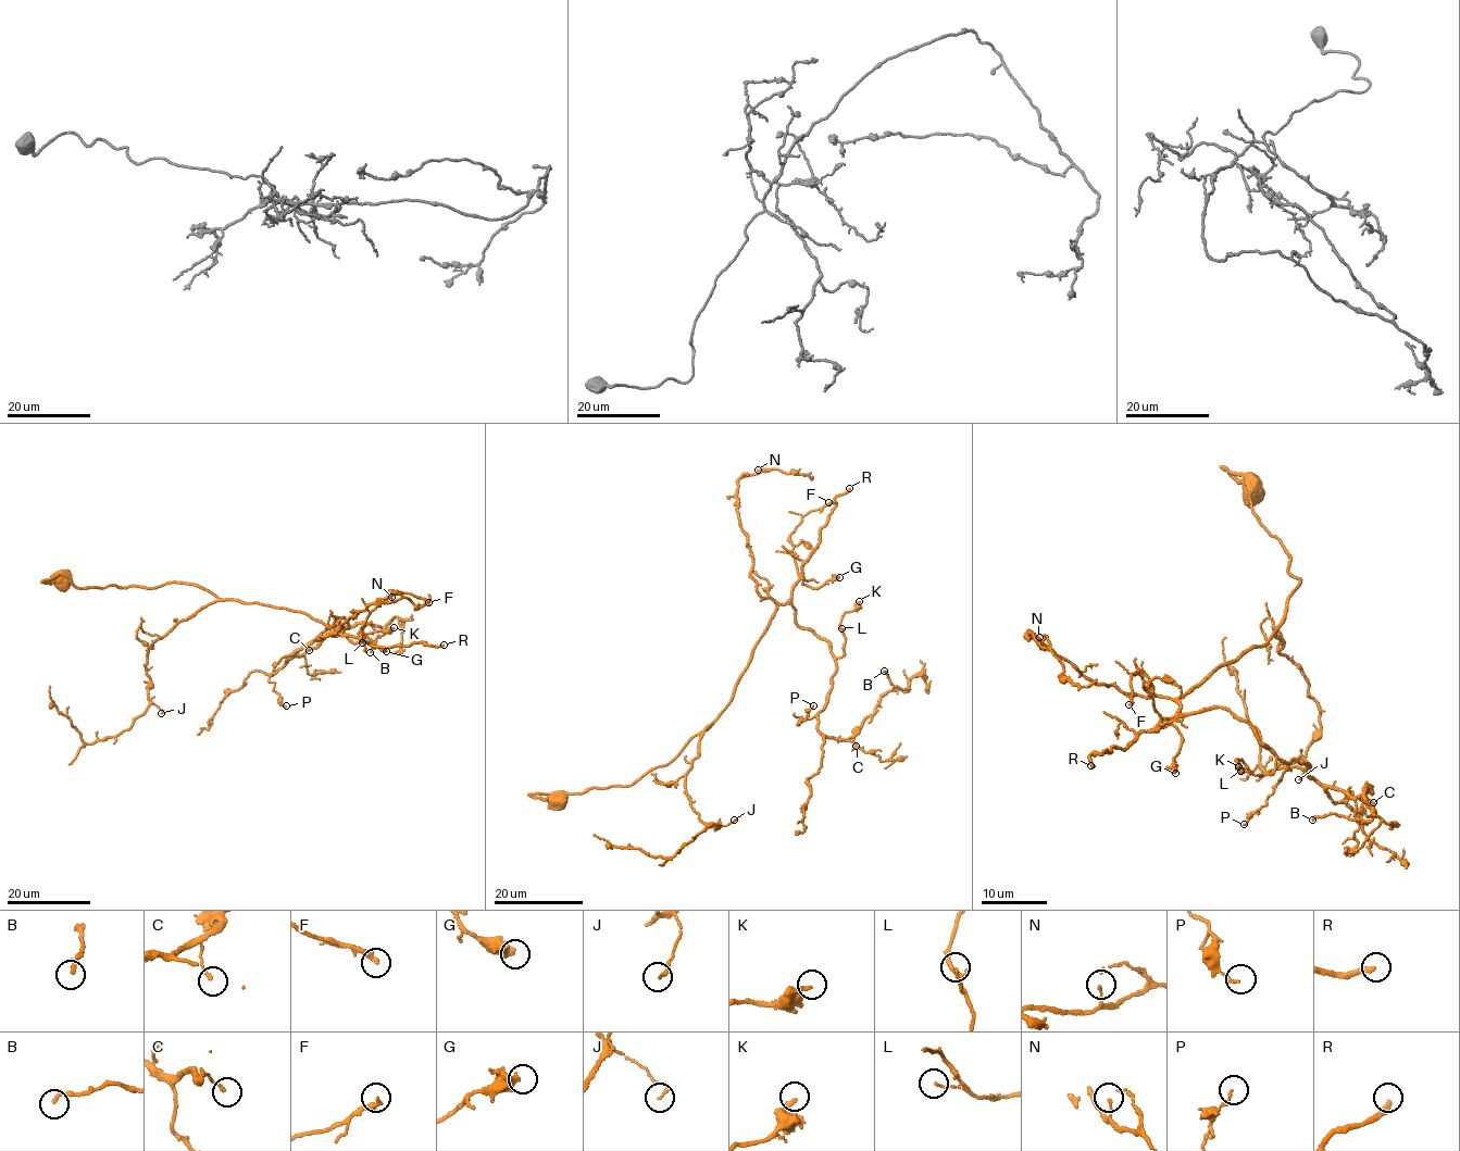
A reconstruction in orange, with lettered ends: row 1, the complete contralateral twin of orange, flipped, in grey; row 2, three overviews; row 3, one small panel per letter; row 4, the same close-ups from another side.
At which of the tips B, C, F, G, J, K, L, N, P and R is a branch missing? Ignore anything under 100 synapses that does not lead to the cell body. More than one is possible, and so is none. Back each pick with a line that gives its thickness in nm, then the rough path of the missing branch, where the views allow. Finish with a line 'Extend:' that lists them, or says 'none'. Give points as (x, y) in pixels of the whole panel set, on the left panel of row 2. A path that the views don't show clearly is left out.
R: 300 nm thick
Extend: R

